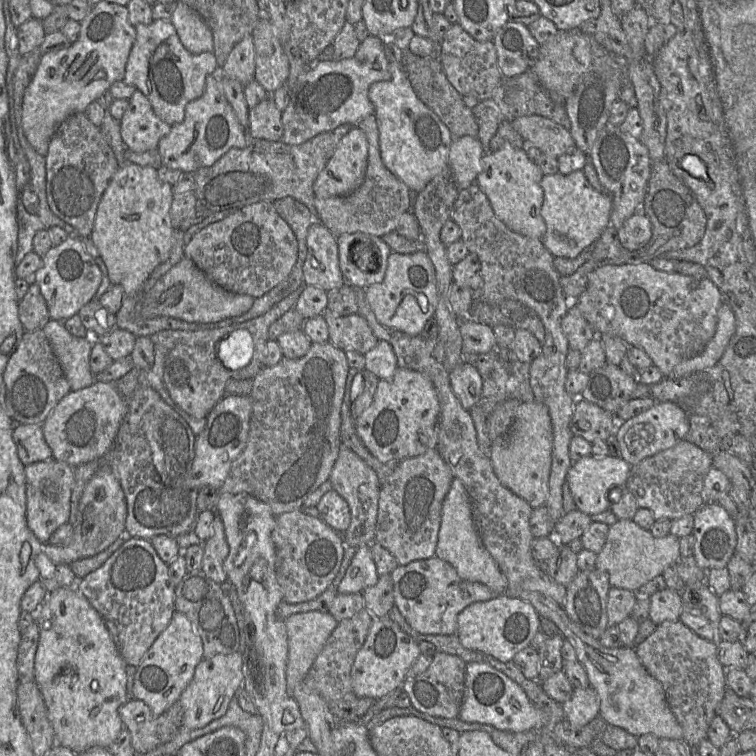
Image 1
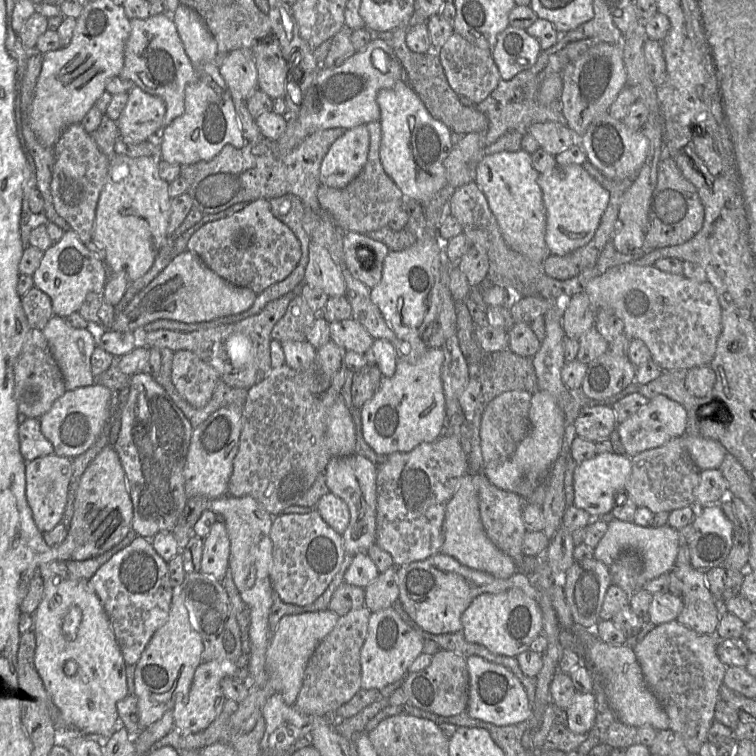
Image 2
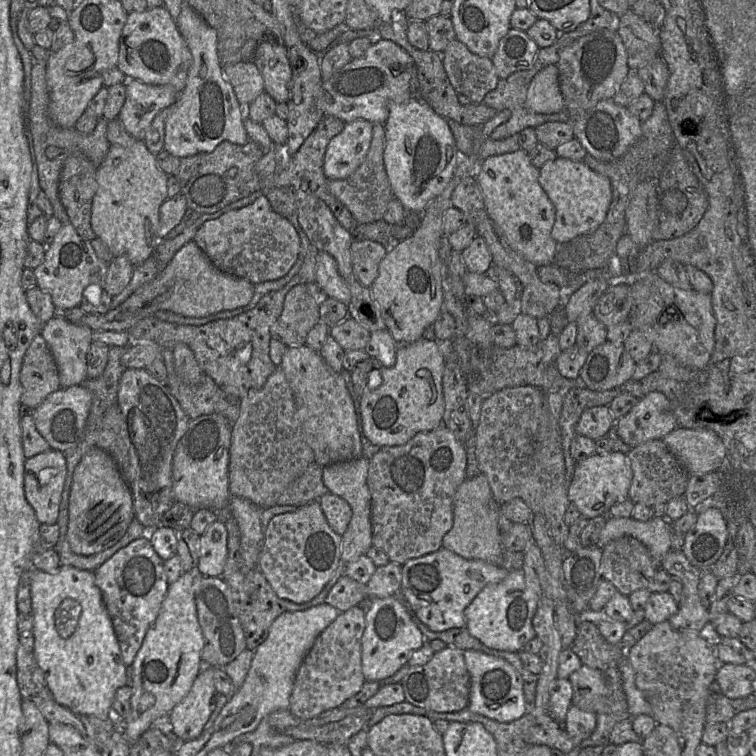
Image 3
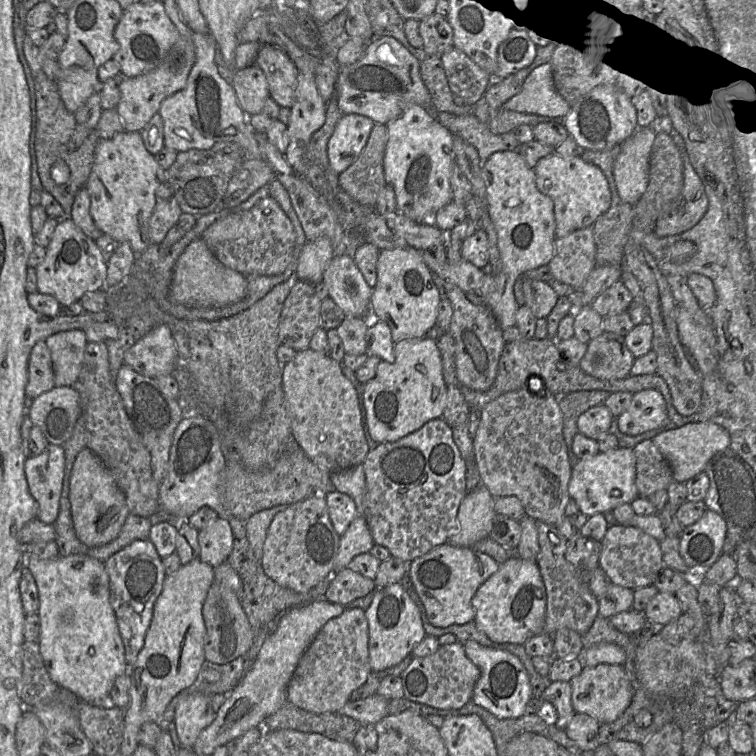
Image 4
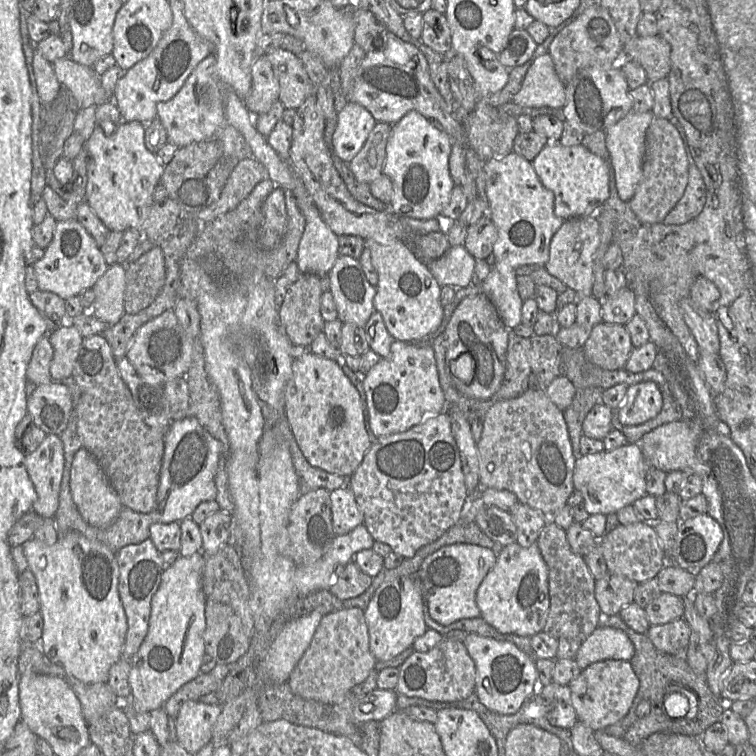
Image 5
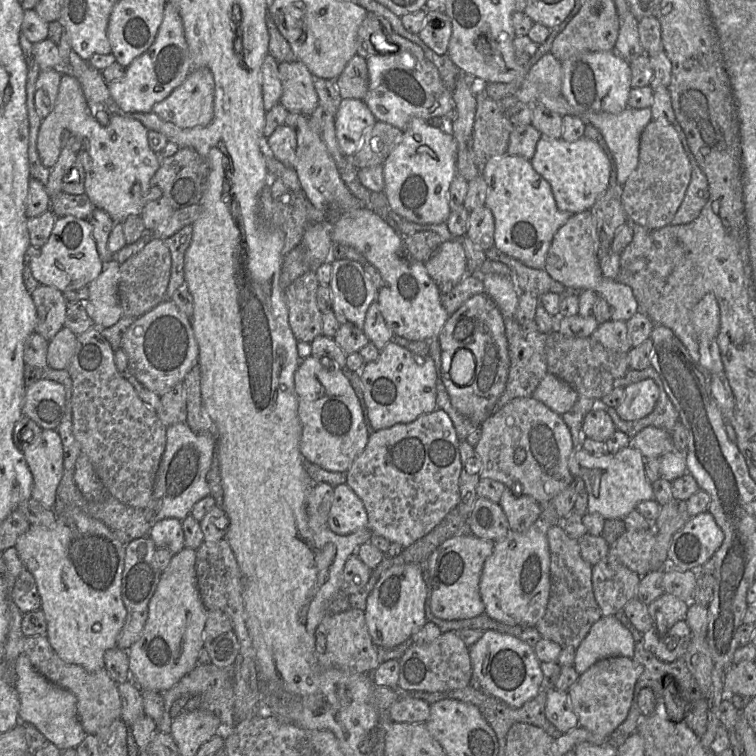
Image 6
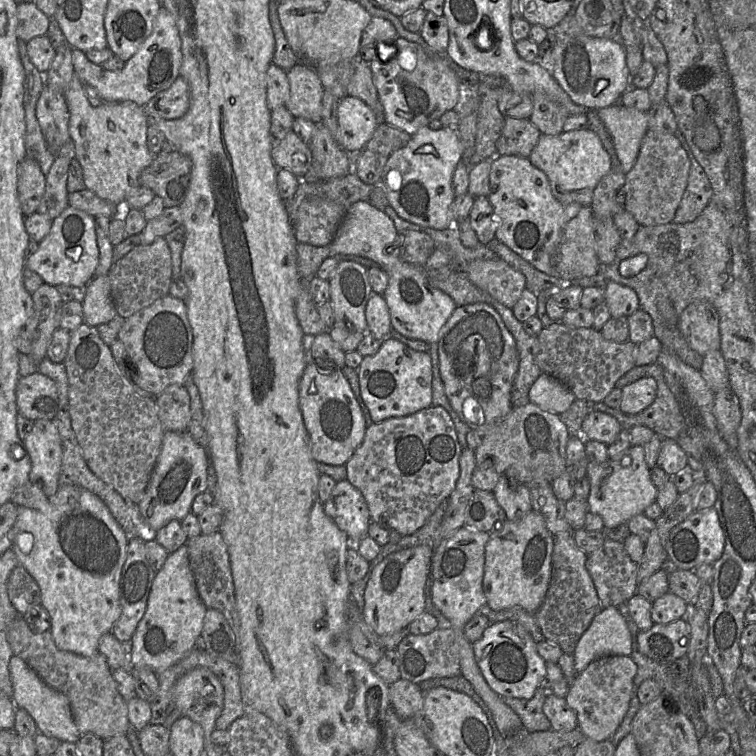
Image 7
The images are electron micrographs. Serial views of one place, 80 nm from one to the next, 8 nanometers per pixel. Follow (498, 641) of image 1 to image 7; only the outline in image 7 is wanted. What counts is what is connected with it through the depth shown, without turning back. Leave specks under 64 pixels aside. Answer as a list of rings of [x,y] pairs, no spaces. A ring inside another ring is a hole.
[[[534,510],[521,520],[506,520],[490,532],[485,547],[483,591],[492,610],[519,606],[529,613],[536,613],[550,584],[553,540],[544,517]]]

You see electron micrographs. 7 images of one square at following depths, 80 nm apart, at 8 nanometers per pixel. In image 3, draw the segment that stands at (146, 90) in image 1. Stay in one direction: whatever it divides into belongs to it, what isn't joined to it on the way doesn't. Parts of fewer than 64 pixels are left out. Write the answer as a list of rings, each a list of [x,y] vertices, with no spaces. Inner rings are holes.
[[[164,6],[127,14],[119,40],[117,67],[128,79],[150,85],[171,85],[180,94],[191,65],[187,44]]]

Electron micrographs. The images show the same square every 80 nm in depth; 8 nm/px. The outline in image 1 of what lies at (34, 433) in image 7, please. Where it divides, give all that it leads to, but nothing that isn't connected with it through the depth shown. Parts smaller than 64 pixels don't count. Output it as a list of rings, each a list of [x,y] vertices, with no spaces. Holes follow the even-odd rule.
[[[54,458],[25,466],[26,519],[36,538],[46,543],[52,534],[68,523],[70,501],[74,484],[74,468]]]

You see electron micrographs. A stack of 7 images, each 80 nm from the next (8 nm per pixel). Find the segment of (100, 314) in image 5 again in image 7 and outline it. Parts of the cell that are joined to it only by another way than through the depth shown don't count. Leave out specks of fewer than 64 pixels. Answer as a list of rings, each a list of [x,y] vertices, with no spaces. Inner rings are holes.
[[[108,275],[94,277],[88,283],[82,307],[84,323],[93,327],[107,323],[118,315]]]

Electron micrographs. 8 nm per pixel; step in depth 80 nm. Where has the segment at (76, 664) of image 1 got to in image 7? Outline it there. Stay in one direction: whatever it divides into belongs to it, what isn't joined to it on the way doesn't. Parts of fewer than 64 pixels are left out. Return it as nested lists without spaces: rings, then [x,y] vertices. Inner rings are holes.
[[[72,484],[60,485],[57,492],[49,497],[46,509],[35,510],[18,506],[18,516],[10,532],[12,549],[15,552],[19,565],[22,565],[35,579],[41,590],[42,602],[51,617],[51,628],[56,646],[64,651],[69,651],[85,657],[91,657],[99,653],[99,640],[105,633],[111,632],[114,624],[120,618],[122,607],[120,603],[120,579],[122,569],[127,558],[128,536],[114,518],[107,505],[96,494]]]

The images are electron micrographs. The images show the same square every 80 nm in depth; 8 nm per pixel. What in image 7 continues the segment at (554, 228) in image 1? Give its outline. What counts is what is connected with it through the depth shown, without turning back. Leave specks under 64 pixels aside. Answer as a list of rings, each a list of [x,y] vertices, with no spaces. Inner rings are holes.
[[[589,128],[562,131],[558,135],[541,133],[529,159],[534,166],[546,174],[552,194],[563,204],[577,202],[582,206],[591,206],[596,186],[611,170],[611,157],[608,151],[605,149],[598,134]]]

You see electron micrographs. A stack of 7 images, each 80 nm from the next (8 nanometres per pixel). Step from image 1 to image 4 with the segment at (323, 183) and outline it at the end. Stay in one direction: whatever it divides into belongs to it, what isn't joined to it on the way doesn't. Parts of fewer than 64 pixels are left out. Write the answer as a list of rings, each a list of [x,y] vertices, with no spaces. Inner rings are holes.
[[[343,114],[327,146],[332,170],[340,174],[352,165],[363,151],[375,122],[360,114]]]

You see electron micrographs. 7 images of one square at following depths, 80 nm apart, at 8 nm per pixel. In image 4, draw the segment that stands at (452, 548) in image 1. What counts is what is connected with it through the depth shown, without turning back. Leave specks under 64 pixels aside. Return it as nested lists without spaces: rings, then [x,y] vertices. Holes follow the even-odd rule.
[[[483,484],[475,490],[468,492],[460,503],[455,529],[450,534],[448,542],[459,547],[473,547],[478,541],[489,537],[496,514],[494,497]]]

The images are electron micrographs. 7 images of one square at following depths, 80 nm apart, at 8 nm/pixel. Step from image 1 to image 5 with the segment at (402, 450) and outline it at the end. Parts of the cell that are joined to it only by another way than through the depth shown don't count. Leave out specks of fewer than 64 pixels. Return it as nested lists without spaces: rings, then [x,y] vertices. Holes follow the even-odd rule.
[[[394,340],[390,350],[388,358],[382,358],[363,376],[369,424],[376,437],[406,432],[426,417],[446,410],[432,345]]]

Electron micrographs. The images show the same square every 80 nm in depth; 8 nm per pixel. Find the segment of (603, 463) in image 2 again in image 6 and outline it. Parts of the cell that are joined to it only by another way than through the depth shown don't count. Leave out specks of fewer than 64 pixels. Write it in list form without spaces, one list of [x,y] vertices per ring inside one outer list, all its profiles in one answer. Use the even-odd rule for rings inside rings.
[[[629,445],[618,452],[594,456],[582,447],[574,447],[568,459],[573,477],[584,481],[588,493],[587,512],[600,514],[605,520],[623,519],[643,501],[654,499],[652,483],[645,473],[645,459],[641,452]]]

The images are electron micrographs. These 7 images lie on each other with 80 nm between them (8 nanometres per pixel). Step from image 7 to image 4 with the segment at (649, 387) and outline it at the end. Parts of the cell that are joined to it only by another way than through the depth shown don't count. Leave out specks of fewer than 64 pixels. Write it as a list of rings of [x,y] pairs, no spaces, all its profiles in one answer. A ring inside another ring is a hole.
[[[655,389],[633,394],[630,406],[617,420],[619,430],[630,436],[658,429],[666,423],[666,403],[662,394]]]

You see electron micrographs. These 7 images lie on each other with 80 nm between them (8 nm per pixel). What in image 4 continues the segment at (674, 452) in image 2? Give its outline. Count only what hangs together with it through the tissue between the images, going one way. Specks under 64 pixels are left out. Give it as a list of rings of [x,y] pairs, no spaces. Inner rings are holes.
[[[652,439],[638,443],[633,451],[636,457],[635,484],[638,497],[648,498],[656,491],[667,490],[674,481],[672,469]]]

